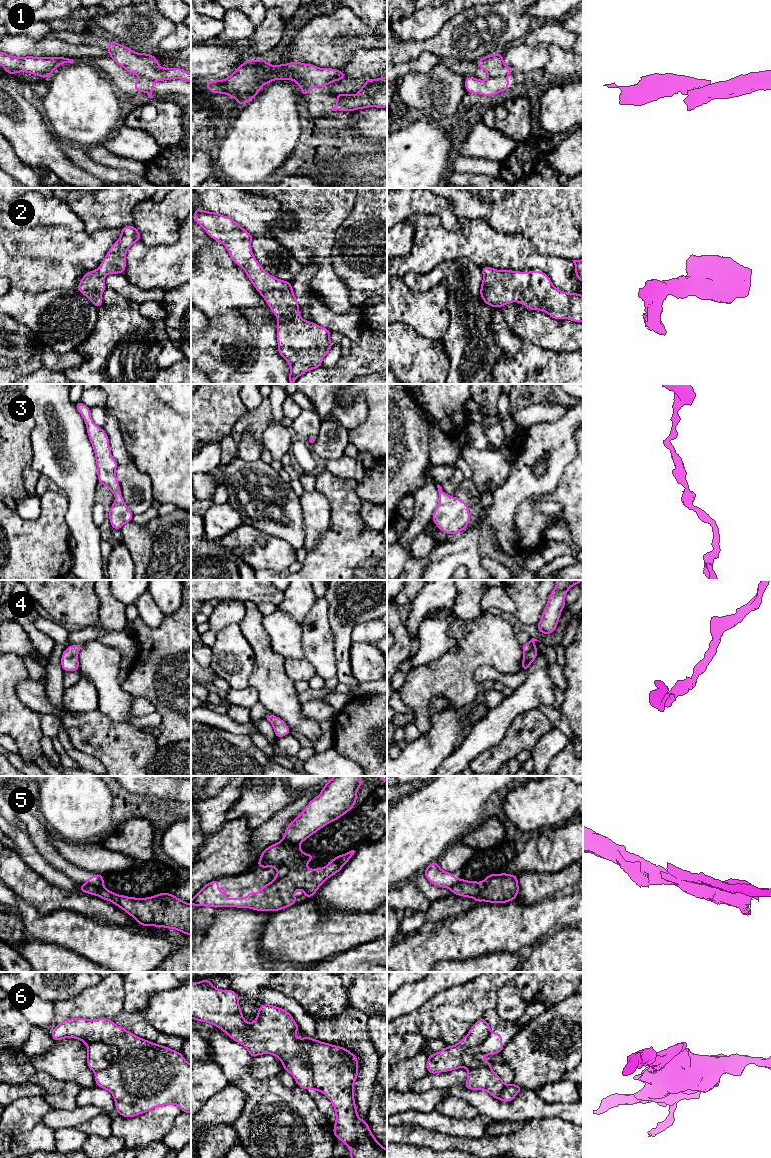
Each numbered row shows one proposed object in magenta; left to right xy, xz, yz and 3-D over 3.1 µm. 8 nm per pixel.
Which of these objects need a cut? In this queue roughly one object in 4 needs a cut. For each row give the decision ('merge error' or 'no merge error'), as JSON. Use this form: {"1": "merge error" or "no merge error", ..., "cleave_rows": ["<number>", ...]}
{"1": "merge error", "2": "no merge error", "3": "no merge error", "4": "no merge error", "5": "merge error", "6": "merge error", "cleave_rows": ["1", "5", "6"]}

